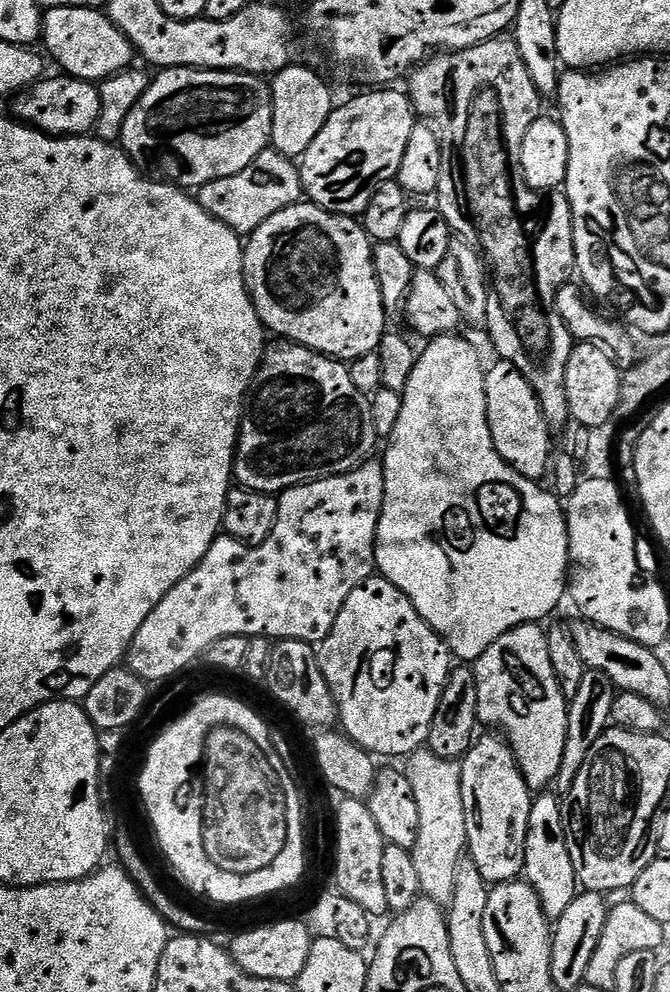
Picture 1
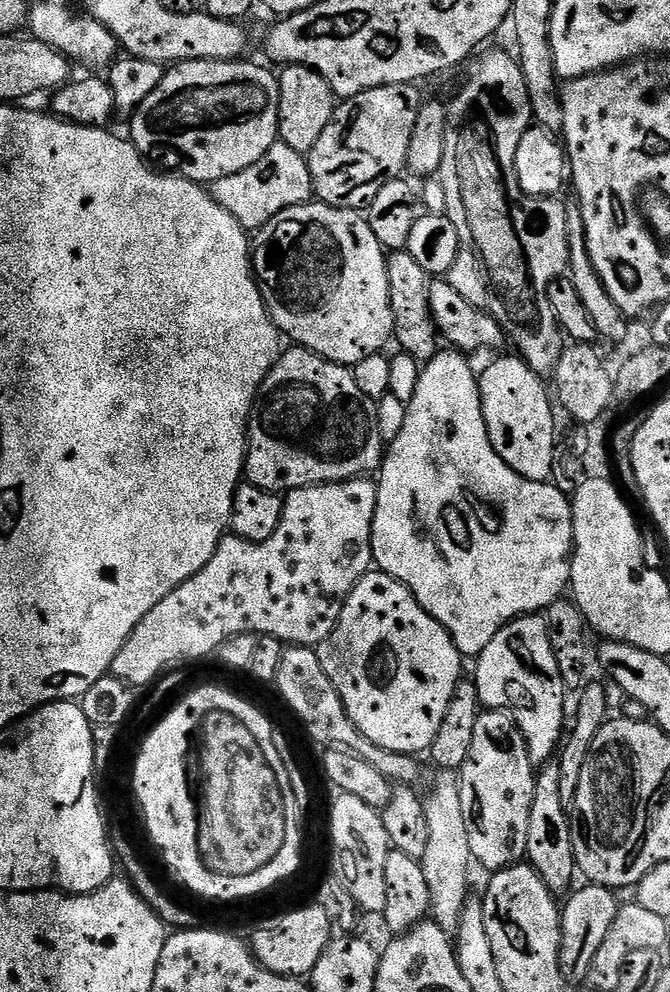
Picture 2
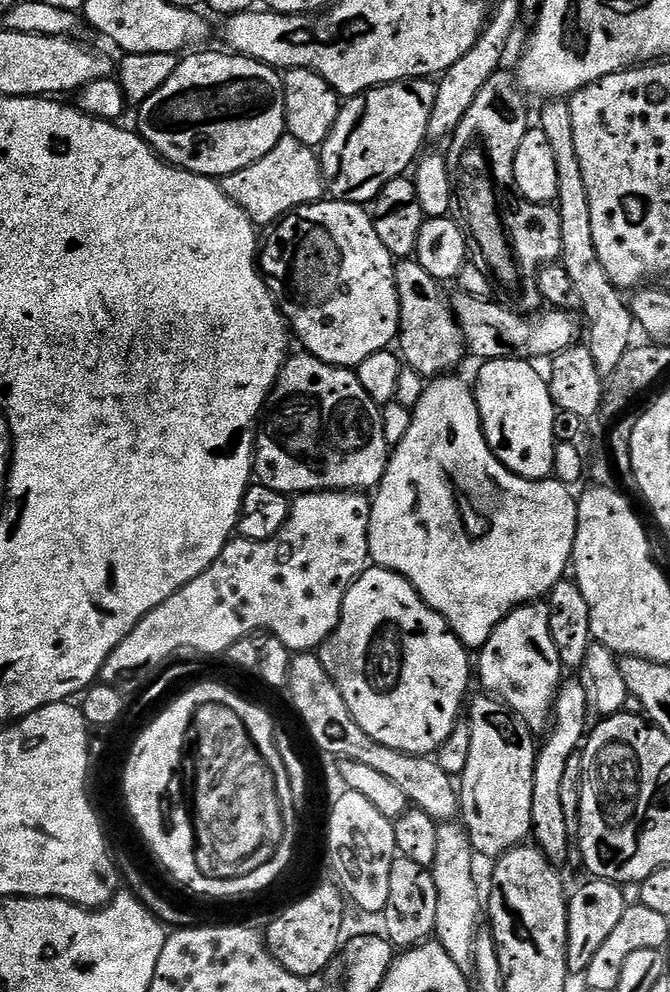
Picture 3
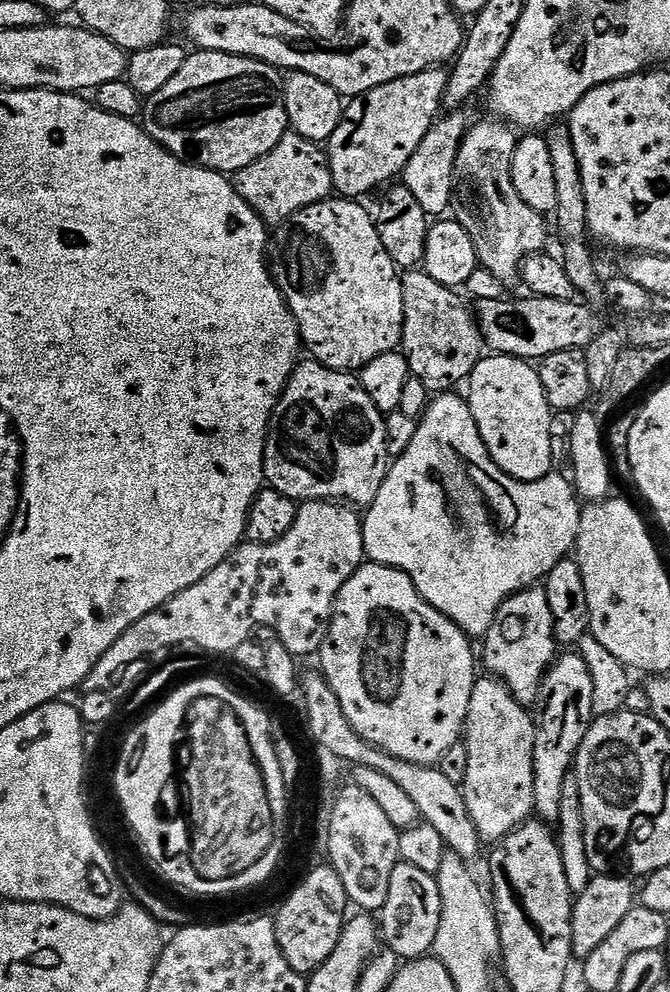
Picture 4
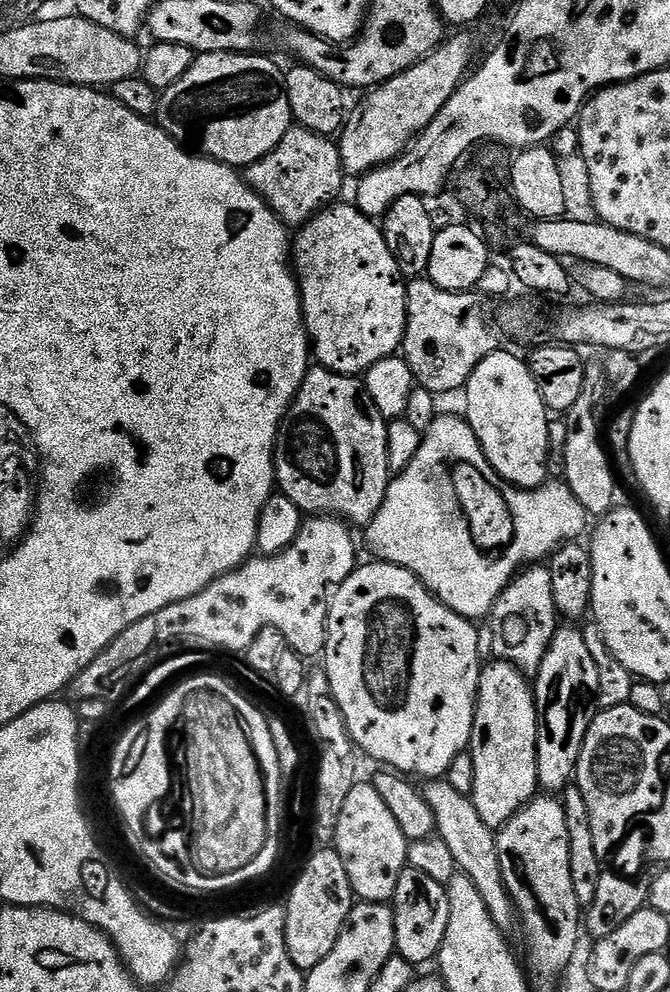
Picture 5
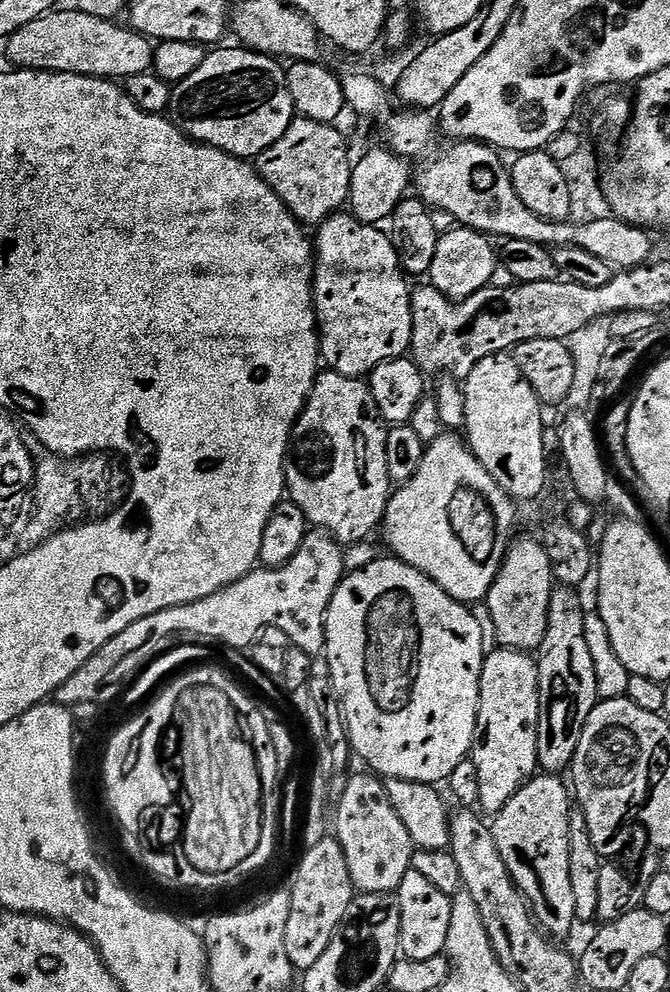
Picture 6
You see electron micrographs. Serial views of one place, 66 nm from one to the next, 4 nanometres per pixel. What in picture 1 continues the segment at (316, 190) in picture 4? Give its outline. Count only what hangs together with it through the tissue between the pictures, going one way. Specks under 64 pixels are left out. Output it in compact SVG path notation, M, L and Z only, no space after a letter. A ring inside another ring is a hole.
M265 148L246 170L238 170L238 174L230 174L230 178L218 178L206 182L198 189L198 199L202 210L218 222L230 226L237 234L251 234L266 222L266 218L274 218L278 210L286 210L292 204L301 203L304 187L300 181L299 167L289 157L283 156L275 148Z

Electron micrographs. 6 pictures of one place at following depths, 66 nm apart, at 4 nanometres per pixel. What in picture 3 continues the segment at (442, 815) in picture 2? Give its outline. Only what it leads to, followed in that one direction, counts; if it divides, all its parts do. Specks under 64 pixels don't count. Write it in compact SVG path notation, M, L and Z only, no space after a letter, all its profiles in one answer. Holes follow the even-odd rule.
M441 823L437 827L437 834L438 851L434 854L434 862L430 869L437 891L438 906L438 914L434 917L434 940L435 943L441 944L446 954L450 954L456 965L468 974L472 972L474 945L482 928L482 892L480 896L479 890L476 889L476 880L472 877L474 853L472 844L468 841L468 834L459 823Z

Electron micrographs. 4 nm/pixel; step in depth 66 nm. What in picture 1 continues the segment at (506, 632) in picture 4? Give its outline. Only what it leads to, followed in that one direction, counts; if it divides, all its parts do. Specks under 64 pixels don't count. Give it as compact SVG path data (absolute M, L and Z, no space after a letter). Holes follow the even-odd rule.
M534 623L502 634L502 638L475 661L474 671L478 682L479 723L489 724L492 727L489 729L502 733L514 750L514 758L529 788L544 790L555 785L562 766L562 750L566 750L570 701L562 694L550 662L547 631Z

